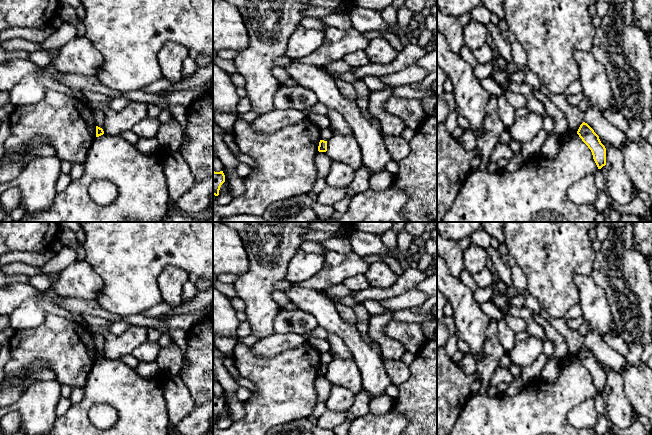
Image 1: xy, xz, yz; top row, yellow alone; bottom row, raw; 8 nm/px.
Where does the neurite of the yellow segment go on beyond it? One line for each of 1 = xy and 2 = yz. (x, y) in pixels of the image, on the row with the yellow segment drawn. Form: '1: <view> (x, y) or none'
1: none
2: none

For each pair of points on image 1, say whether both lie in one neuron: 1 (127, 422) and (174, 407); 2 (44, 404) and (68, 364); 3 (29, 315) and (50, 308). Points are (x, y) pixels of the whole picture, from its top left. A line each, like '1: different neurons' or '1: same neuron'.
1: different neurons
2: different neurons
3: same neuron

